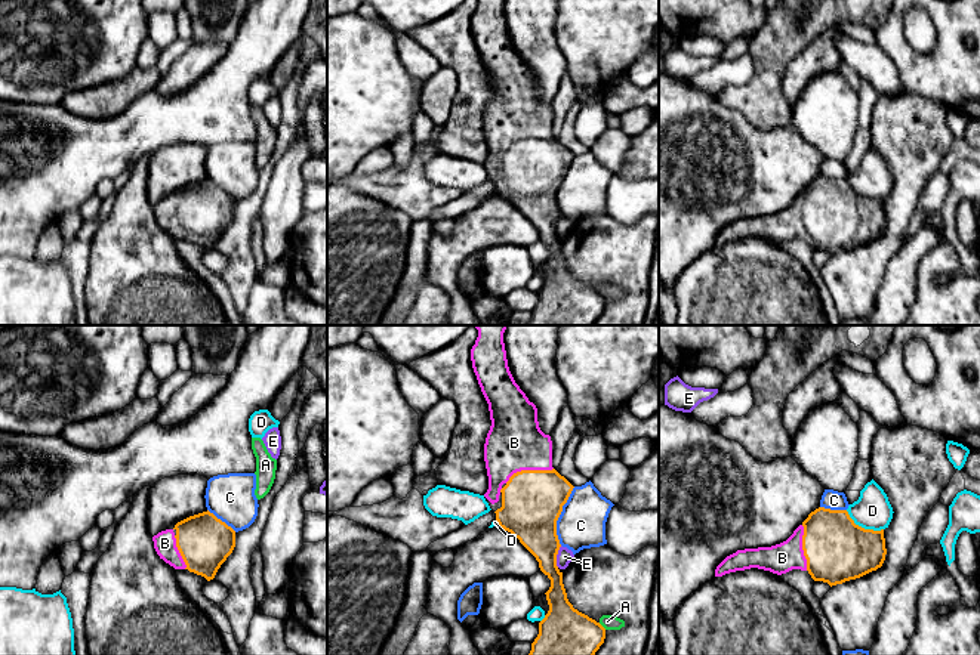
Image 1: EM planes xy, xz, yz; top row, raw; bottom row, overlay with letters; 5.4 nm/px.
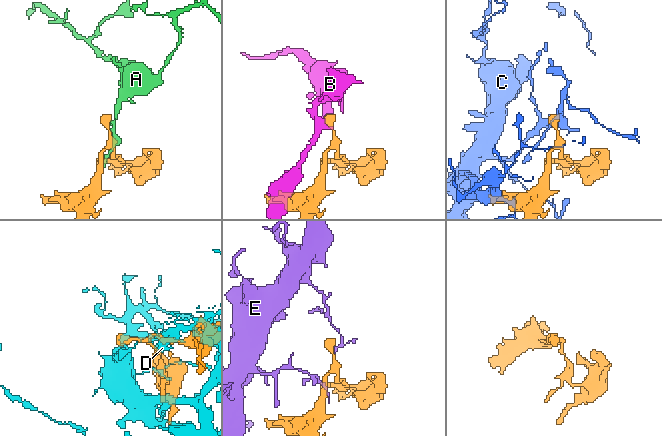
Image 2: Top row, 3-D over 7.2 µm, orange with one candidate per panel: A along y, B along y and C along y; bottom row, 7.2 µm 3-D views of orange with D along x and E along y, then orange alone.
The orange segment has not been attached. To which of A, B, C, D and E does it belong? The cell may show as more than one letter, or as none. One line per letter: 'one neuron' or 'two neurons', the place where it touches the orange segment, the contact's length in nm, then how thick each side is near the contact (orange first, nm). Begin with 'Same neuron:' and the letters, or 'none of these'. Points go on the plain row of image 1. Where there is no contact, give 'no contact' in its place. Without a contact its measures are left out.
Same neuron: B
A: two neurons; meets orange in xz at (601, 294); contact 60 nm long; 320 nm thick on the orange side, 80 nm on the other
B: one neuron; meets orange in xz at (529, 139); contact 280 nm long; 340 nm thick on the orange side, 300 nm on the other
C: two neurons; meets orange in xz at (558, 185); contact 340 nm long; 340 nm thick on the orange side, 260 nm on the other
D: two neurons; meets orange in yz at (863, 197); contact 240 nm long; 340 nm thick on the orange side, 200 nm on the other
E: two neurons; meets orange in xz at (555, 225); contact 120 nm long; 280 nm thick on the orange side, 90 nm on the other

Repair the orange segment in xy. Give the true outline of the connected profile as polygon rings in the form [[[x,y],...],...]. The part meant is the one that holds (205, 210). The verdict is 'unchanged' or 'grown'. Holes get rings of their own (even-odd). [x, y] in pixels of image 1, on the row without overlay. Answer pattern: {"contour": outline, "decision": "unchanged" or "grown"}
{"contour": [[[207,179],[158,201],[152,210],[166,232],[210,250],[235,216],[235,200]]], "decision": "grown"}

